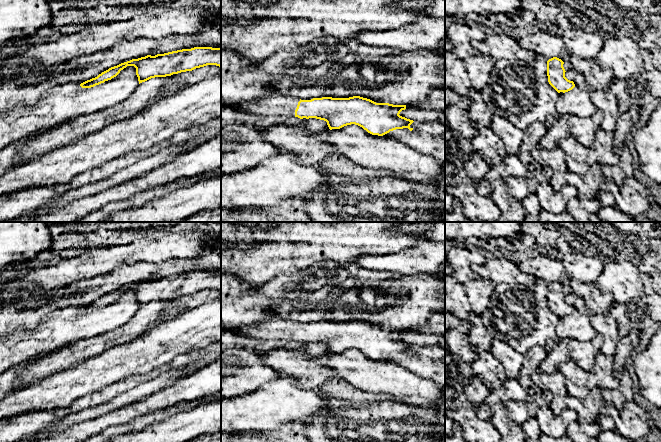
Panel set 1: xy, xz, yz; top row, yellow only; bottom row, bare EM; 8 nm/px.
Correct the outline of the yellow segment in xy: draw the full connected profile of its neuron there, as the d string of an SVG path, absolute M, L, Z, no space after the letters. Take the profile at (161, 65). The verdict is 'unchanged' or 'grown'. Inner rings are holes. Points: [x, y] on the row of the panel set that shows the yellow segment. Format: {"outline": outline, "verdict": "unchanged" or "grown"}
{"outline": "M194 47L132 59L109 68L97 77L81 83L80 86L82 88L91 88L104 83L116 77L127 66L136 68L136 75L140 84L151 78L171 76L207 65L221 67L221 48Z", "verdict": "unchanged"}

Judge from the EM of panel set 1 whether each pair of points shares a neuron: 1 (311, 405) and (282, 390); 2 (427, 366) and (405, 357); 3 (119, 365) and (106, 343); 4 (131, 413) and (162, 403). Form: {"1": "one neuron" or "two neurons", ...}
{"1": "one neuron", "2": "one neuron", "3": "two neurons", "4": "one neuron"}

